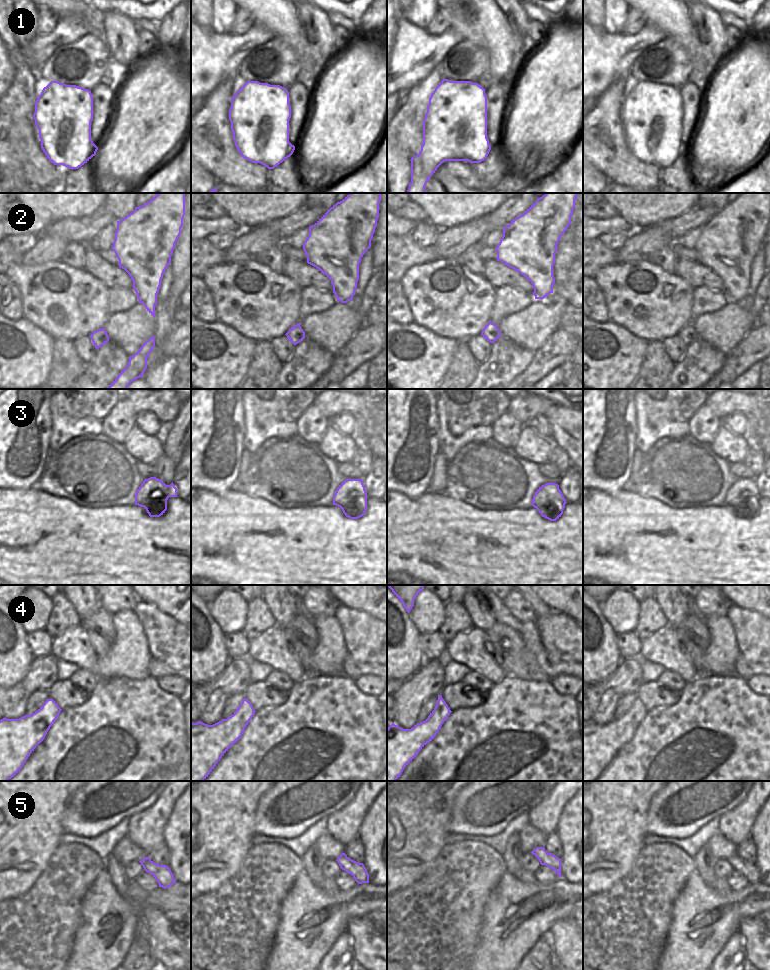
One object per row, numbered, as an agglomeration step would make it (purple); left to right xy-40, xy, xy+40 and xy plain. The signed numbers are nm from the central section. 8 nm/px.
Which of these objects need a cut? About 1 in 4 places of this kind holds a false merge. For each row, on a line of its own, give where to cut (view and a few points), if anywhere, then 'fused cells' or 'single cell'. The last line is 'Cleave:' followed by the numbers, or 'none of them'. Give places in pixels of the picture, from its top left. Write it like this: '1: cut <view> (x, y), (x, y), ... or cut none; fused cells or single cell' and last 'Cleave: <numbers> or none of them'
1: cut none; single cell
2: cut none; single cell
3: cut none; single cell
4: cut none; single cell
5: cut none; single cell
Cleave: none of them

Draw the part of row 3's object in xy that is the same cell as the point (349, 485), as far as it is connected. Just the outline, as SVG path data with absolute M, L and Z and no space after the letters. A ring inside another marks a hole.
M346 479L333 496L333 505L340 507L346 517L358 519L367 510L367 492L362 479Z

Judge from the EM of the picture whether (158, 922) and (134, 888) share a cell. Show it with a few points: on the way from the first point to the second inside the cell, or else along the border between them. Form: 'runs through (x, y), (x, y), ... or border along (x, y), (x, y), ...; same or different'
runs through (150, 914), (138, 902), (136, 896); same

